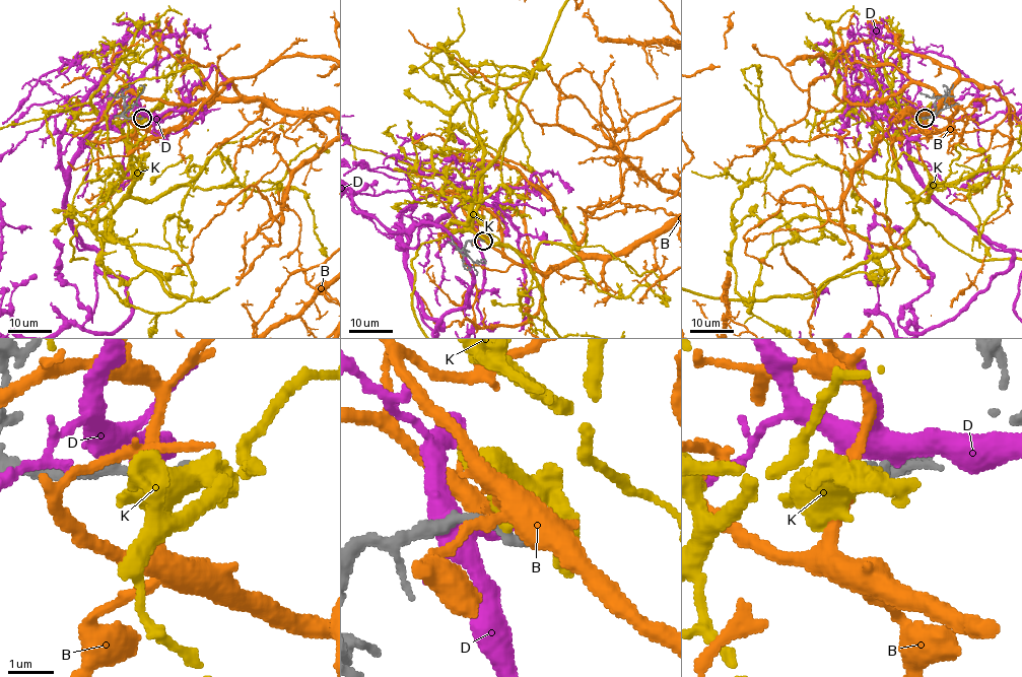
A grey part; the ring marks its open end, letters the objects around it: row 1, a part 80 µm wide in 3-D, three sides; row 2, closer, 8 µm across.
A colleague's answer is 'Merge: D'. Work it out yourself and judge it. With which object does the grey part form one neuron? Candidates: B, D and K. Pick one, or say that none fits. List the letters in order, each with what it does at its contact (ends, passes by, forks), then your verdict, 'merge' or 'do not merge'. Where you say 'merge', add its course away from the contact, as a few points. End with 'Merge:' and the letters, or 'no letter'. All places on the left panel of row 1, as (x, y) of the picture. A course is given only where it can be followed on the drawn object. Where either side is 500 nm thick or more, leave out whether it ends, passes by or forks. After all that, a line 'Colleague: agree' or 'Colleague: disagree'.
B: it passes by; do not merge
D: it forks; do not merge
K: it ends; do not merge
Merge: no letter
Colleague: disagree

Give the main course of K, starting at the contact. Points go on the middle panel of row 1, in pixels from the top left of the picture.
K: (481, 240), (489, 228), (467, 209), (465, 226), (427, 241), (412, 260), (412, 313)

